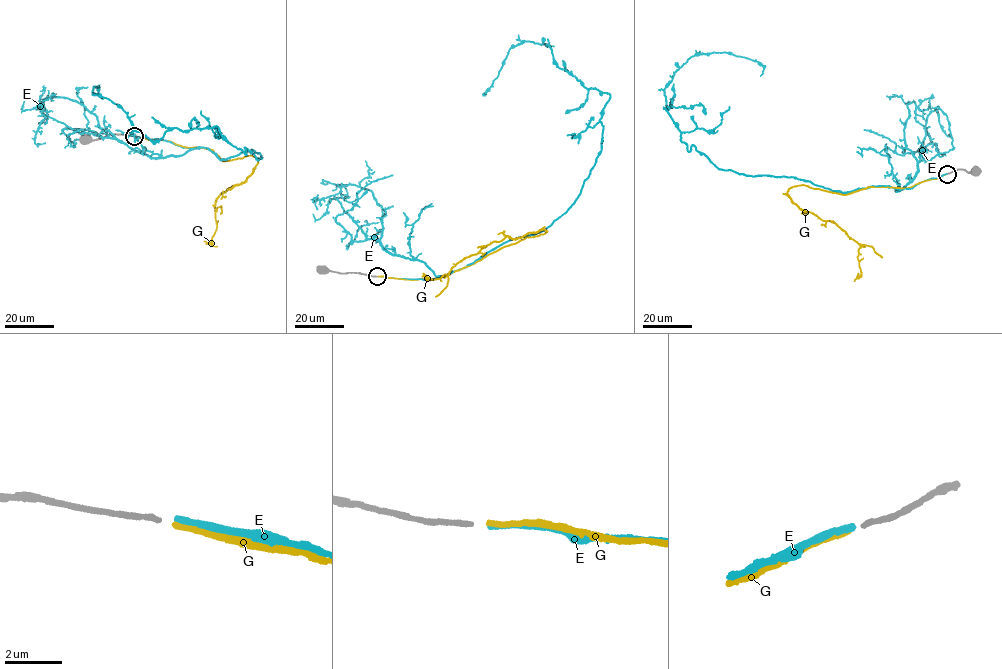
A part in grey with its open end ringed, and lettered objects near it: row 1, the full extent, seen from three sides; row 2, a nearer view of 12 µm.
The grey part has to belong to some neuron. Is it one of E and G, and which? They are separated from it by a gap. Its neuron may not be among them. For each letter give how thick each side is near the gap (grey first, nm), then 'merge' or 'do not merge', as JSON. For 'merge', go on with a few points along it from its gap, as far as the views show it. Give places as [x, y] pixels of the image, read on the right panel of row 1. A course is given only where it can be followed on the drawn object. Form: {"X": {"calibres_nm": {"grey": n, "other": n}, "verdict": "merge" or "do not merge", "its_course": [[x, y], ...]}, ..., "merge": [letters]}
{"E": {"calibres_nm": {"grey": 160, "other": 200}, "verdict": "do not merge"}, "G": {"calibres_nm": {"grey": 160, "other": 160}, "verdict": "merge", "its_course": [[946, 174], [843, 194], [788, 190], [860, 246], [854, 281]]}, "merge": ["G"]}

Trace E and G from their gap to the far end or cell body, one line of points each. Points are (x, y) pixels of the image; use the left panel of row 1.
E: (136, 136), (261, 158), (217, 127), (152, 141), (93, 87), (102, 99)
G: (135, 136), (210, 149), (224, 161), (257, 158), (245, 181), (217, 198), (211, 245), (217, 246)

